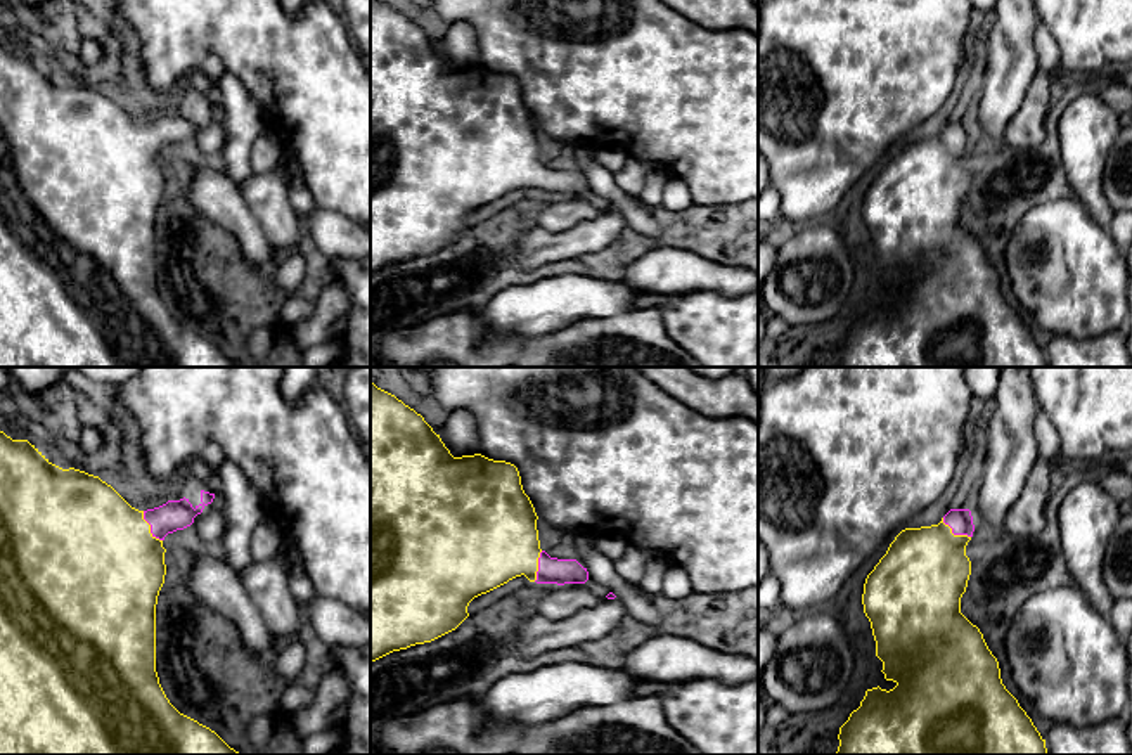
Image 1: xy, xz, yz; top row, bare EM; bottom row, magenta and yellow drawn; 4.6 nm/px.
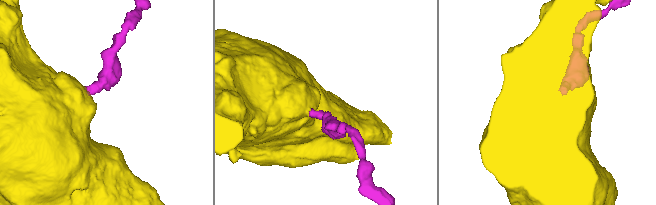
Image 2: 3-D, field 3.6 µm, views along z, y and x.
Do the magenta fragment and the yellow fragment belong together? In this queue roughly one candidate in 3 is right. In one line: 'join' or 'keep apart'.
join

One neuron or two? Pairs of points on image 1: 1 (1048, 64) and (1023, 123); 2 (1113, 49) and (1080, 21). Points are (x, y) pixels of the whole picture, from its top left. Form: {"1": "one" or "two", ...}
{"1": "one", "2": "one"}

